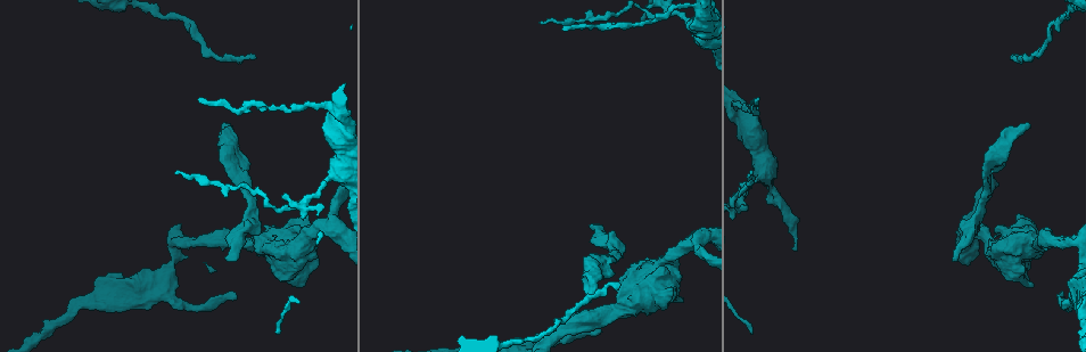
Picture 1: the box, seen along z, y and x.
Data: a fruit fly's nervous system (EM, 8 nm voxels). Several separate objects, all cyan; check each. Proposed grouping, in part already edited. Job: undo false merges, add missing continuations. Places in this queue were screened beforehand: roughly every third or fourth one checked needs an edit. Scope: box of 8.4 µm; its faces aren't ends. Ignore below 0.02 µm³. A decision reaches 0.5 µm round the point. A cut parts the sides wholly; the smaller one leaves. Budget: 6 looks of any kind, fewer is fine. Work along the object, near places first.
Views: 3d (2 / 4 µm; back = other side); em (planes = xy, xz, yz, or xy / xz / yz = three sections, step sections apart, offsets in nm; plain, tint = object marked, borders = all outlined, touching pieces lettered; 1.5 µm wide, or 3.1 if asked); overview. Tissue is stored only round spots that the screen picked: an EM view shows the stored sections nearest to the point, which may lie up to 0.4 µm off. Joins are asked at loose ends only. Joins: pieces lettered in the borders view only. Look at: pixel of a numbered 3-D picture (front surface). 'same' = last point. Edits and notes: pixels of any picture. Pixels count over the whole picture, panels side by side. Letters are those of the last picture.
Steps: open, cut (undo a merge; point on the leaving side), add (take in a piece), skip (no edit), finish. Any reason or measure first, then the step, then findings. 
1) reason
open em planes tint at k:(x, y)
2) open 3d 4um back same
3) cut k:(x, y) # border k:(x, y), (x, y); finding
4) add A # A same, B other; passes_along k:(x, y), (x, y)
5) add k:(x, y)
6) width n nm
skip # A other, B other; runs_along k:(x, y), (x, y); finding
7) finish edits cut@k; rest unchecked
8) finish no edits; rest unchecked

branch stops here
open em xz step 4 tint at 1:(676, 272)

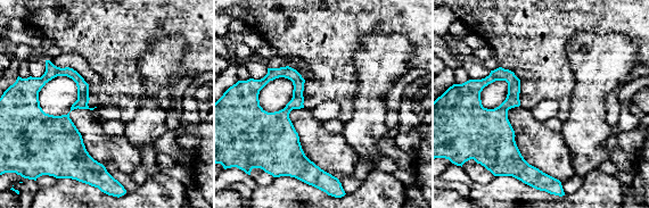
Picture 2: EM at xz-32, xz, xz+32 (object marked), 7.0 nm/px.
another direction
open em planes borders same

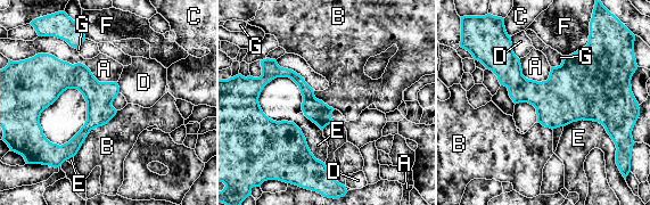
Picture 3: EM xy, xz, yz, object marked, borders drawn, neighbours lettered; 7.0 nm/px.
skip # A other, B other, C other, D other, E other, F other, G other; border 3:(117, 111), (90, 131), (74, 156); none of them fits

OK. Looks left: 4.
branch stops here
open em planes borders at 1:(1027, 122)

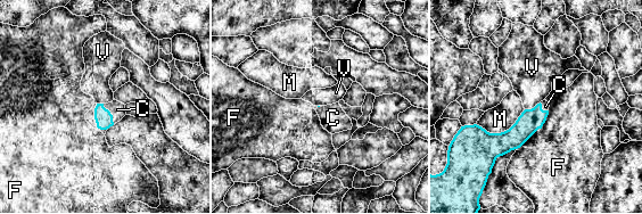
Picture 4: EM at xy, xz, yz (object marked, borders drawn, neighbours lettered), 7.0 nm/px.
add C # C same, F other, M other, V other; it goes on there

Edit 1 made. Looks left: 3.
redraw
open overview

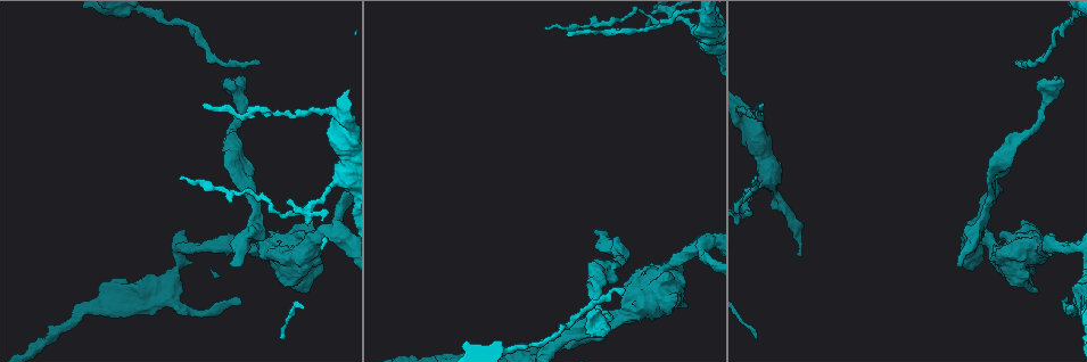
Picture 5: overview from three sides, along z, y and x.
an open end
open em planes borders at 5:(622, 290)

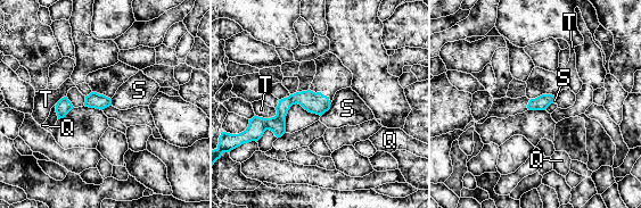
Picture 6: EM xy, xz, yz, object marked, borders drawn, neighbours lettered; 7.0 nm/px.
longest_contact T 160 nm
skip # Q other, S other, T other; border 6:(331, 104), (321, 116); none of them fits

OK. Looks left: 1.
finish edits add@4; rest unchecked

